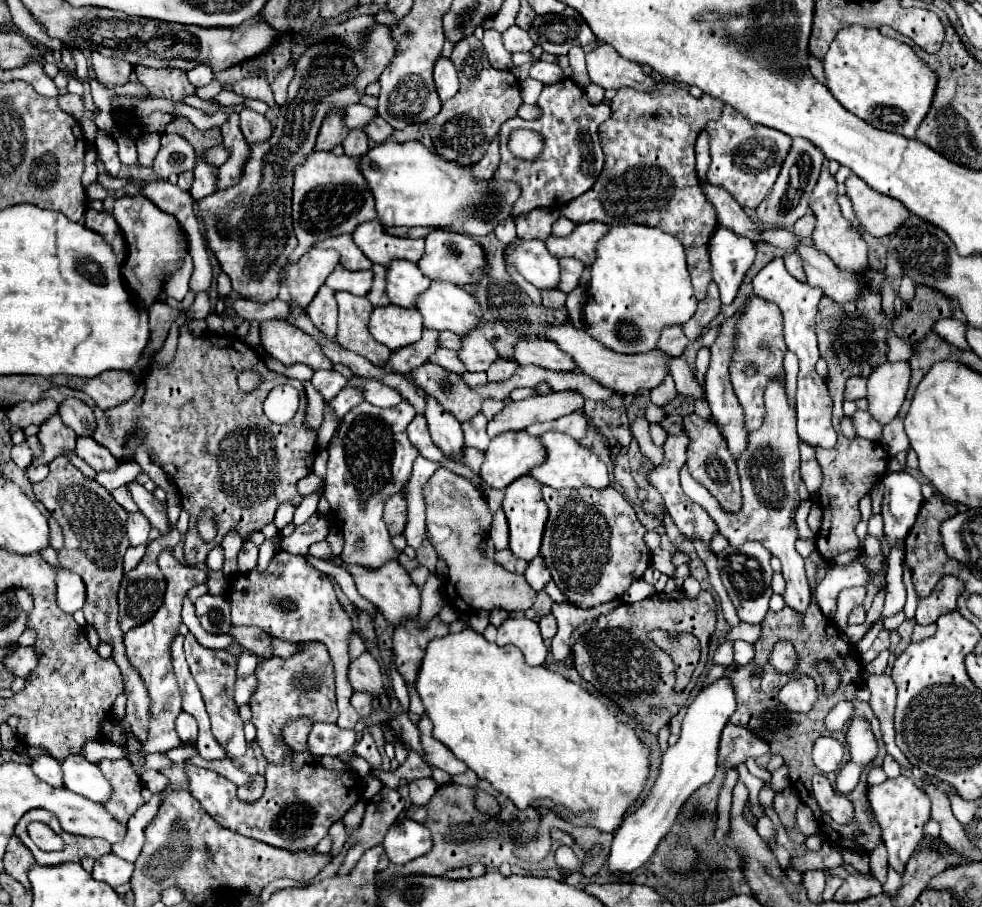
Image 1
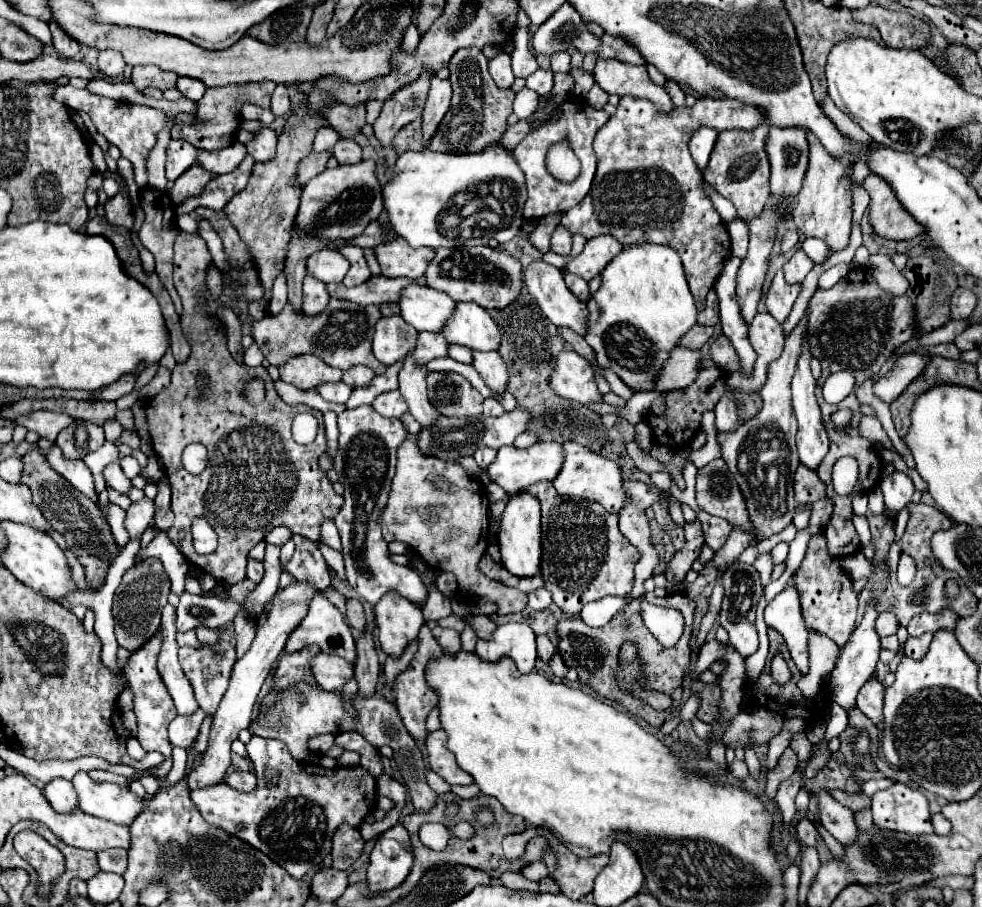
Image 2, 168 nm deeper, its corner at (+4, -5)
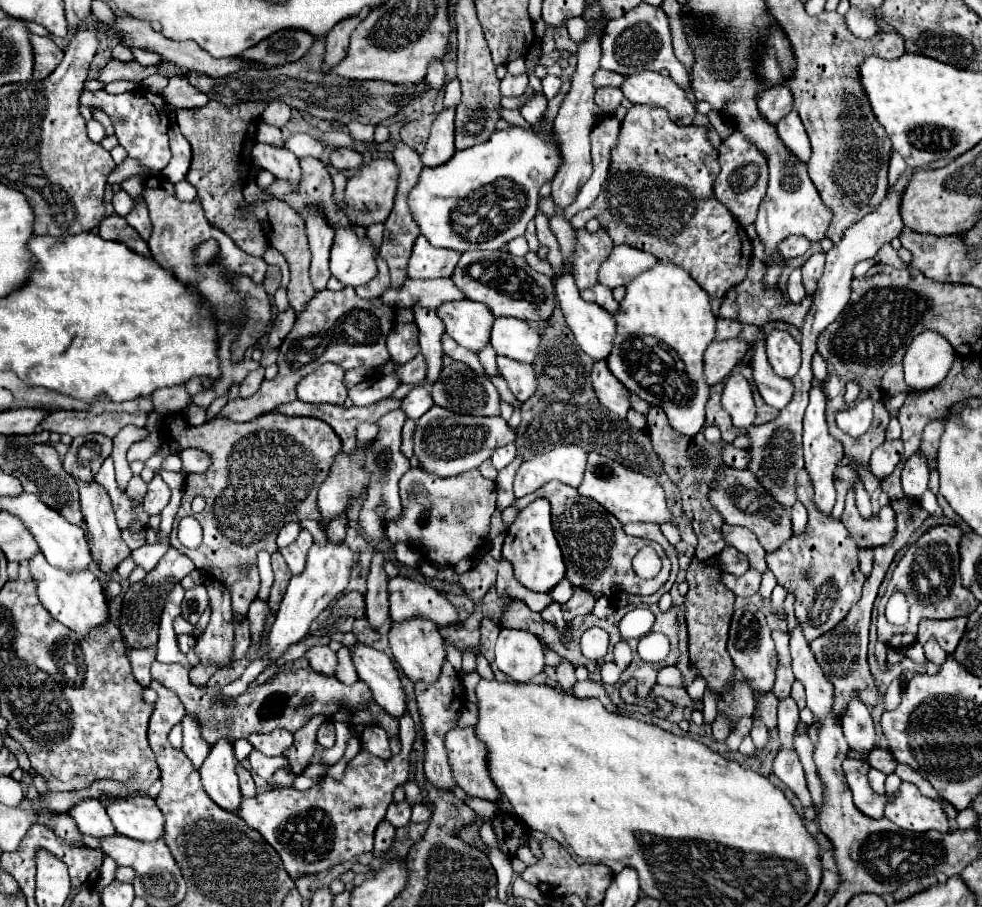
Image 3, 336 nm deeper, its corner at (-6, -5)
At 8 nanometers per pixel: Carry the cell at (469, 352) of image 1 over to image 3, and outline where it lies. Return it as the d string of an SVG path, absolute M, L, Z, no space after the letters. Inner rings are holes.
M498 357L496 363L498 363L500 375L506 379L514 397L524 403L536 391L536 375L532 365L514 361L510 357Z

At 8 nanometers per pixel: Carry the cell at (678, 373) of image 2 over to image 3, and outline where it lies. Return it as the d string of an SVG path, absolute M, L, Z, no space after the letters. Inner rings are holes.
M742 339L712 341L704 353L704 381L708 387L720 383L730 375L734 365L748 353L748 343Z

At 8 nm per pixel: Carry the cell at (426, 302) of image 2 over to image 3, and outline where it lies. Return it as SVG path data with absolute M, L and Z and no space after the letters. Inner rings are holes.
M470 299L446 301L436 309L436 315L442 319L446 333L462 347L478 351L478 347L488 345L494 315L486 305Z

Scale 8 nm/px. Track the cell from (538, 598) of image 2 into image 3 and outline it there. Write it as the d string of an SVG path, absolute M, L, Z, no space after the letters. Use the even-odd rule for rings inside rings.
M554 601L554 603L550 603L544 611L542 611L542 617L546 619L546 621L550 621L550 623L554 623L556 627L566 627L566 621L562 619L562 609L560 609L560 605Z

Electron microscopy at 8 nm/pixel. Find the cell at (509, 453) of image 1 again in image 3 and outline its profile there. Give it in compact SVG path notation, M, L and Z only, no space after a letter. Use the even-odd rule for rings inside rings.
M562 445L552 451L534 455L524 461L514 477L514 495L524 497L552 479L558 479L570 487L582 483L586 467L586 451L578 445Z

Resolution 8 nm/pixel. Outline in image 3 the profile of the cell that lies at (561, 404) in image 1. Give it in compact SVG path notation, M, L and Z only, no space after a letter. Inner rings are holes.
M434 405L416 421L414 453L420 467L434 471L436 475L460 475L462 471L480 467L490 455L508 443L516 441L516 429L510 427L502 417L472 417L456 415L444 407Z

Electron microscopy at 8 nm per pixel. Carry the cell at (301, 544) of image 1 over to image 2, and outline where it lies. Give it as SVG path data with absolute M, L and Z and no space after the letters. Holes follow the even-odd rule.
M292 535L292 541L296 545L296 551L292 559L284 565L284 569L298 581L310 581L314 583L320 591L330 585L330 575L326 573L328 565L318 551L318 543L302 537L302 535Z

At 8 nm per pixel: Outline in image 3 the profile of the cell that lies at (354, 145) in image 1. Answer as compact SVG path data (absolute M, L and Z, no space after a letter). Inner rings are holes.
M340 147L340 149L334 149L332 151L332 157L330 157L330 165L336 167L338 171L344 171L344 169L360 169L364 163L364 157L362 153L350 149L350 147Z

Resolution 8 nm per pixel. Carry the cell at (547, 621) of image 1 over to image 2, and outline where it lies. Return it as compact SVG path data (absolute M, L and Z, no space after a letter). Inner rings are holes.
M540 635L540 637L538 637L538 657L540 657L544 663L550 663L550 659L552 659L554 653L556 653L556 647L550 643L550 639L544 637L544 635Z

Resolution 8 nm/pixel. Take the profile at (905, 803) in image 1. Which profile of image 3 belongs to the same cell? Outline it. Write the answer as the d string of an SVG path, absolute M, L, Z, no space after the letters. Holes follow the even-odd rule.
M902 783L898 793L888 797L884 815L908 831L948 831L948 817L940 803L924 797L914 783Z

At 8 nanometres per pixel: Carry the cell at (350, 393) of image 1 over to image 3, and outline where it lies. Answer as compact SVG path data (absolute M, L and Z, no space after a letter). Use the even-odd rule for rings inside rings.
M416 355L412 361L398 367L396 375L402 385L420 385L420 381L426 377L426 363L422 355Z

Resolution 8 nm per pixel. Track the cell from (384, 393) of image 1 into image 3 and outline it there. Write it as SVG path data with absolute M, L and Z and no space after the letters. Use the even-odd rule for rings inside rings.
M418 385L418 387L414 387L414 389L402 399L400 409L406 413L408 419L414 419L414 421L416 421L416 419L420 419L432 405L434 405L434 401L432 401L432 397L430 397L430 389Z

